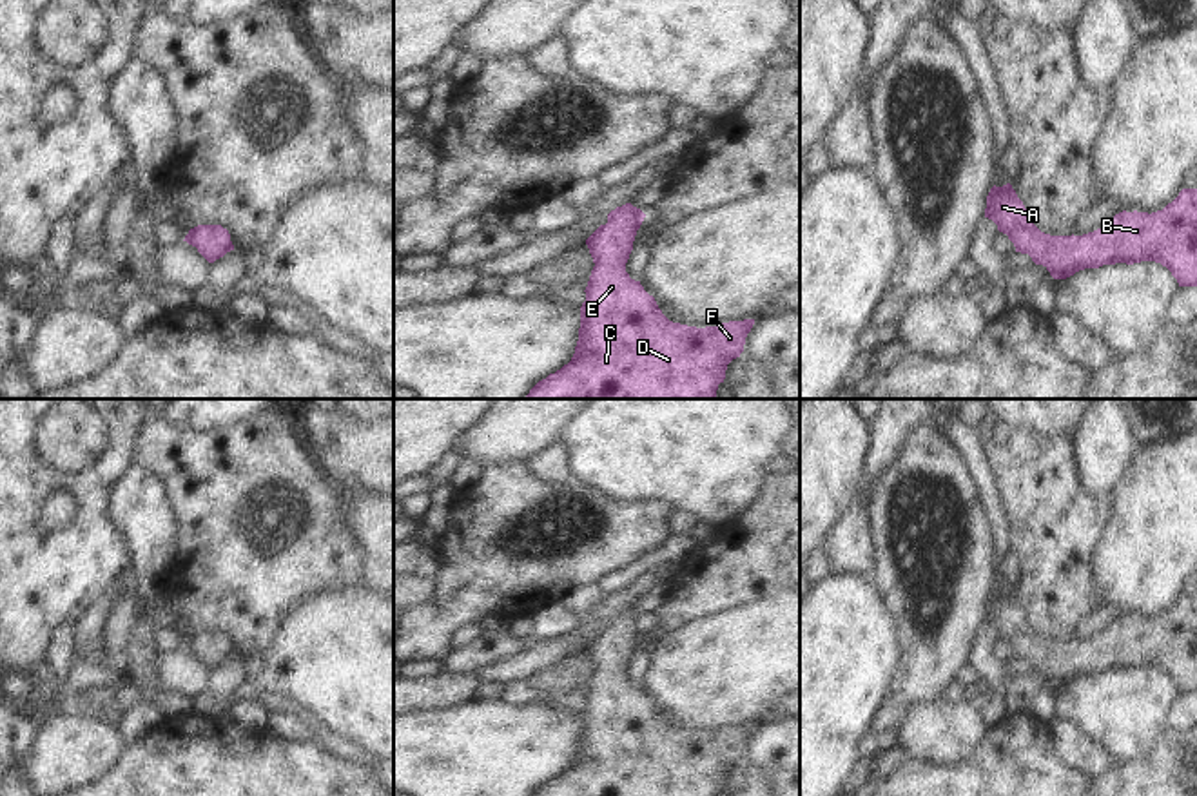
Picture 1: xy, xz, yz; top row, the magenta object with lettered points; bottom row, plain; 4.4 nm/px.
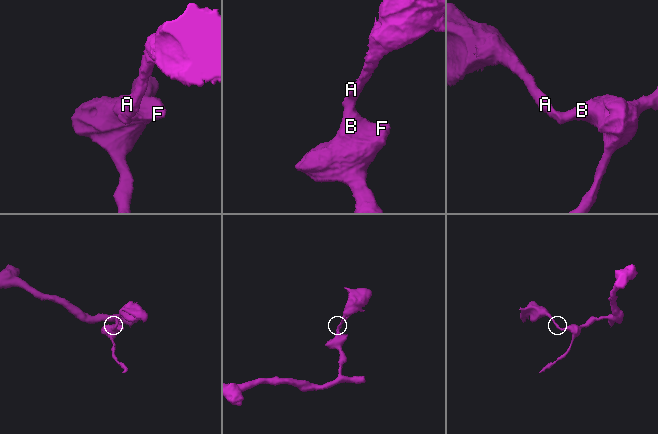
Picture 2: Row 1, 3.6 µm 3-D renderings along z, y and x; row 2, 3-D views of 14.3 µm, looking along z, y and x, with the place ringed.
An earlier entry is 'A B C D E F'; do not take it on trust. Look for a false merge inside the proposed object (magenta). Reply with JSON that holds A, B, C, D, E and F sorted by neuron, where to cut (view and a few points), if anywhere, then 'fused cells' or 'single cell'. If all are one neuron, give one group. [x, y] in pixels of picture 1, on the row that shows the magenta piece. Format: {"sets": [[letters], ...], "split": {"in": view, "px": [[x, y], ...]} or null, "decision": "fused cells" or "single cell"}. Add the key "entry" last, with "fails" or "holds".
{"sets": [["A", "B", "C", "D", "E", "F"]], "split": null, "decision": "single cell", "entry": "holds"}

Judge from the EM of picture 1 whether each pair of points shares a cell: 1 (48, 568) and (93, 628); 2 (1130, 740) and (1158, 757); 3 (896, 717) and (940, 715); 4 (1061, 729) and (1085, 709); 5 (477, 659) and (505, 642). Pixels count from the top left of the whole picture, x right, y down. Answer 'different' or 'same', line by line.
1: different
2: different
3: different
4: different
5: same

